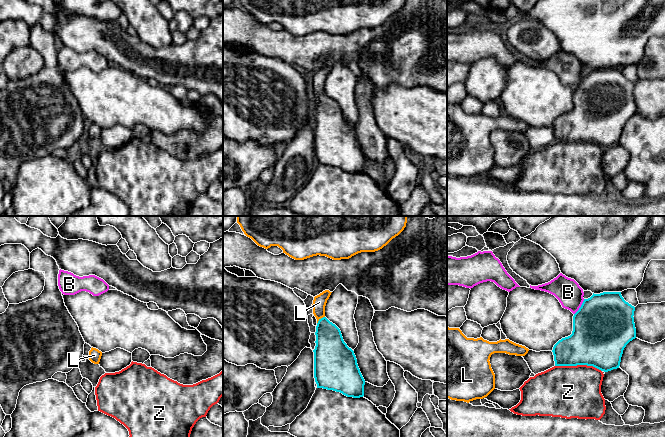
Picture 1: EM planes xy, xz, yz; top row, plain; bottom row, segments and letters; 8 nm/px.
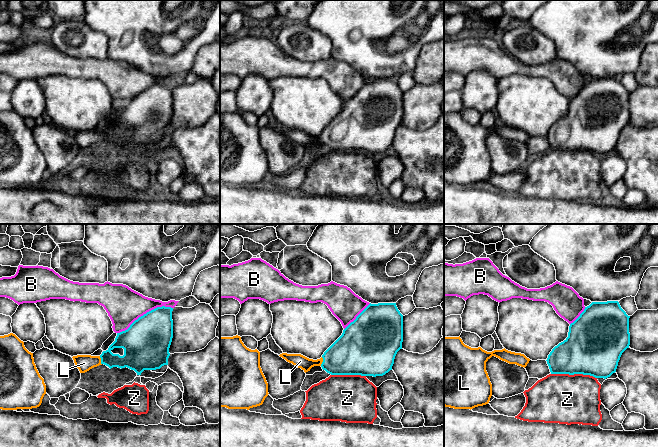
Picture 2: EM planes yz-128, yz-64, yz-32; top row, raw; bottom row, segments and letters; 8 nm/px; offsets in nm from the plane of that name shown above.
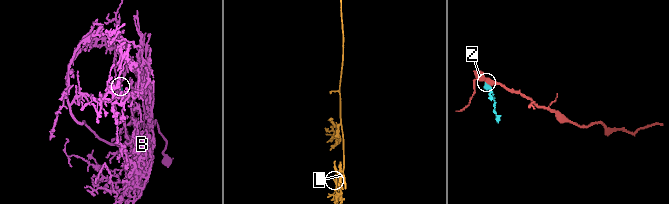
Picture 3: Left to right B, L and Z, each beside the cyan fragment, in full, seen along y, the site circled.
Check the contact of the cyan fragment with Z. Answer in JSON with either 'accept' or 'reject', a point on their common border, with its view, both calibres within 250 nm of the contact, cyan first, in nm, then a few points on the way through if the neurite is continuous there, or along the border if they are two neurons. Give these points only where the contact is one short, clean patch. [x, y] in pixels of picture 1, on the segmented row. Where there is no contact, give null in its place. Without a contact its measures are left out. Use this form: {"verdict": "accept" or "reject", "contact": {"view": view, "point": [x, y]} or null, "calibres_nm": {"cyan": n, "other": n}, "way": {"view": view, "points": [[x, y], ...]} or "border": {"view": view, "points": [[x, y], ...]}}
{"verdict": "reject", "contact": {"view": "yz", "point": [578, 364]}, "calibres_nm": {"cyan": 420, "other": 420}, "border": {"view": "yz", "points": [[555, 365], [592, 365], [601, 371]]}}

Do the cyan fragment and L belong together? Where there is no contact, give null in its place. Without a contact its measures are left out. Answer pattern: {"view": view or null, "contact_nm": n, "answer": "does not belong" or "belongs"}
{"view": "xz", "contact_nm": 90, "answer": "belongs"}

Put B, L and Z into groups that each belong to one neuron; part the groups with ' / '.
B / L / Z

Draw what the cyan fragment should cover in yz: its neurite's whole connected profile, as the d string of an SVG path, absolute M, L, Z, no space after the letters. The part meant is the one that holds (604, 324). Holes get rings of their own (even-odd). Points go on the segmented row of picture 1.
M603 292L584 299L573 316L573 331L553 347L555 366L593 366L608 372L620 366L623 350L636 338L635 307L624 300L621 292Z

